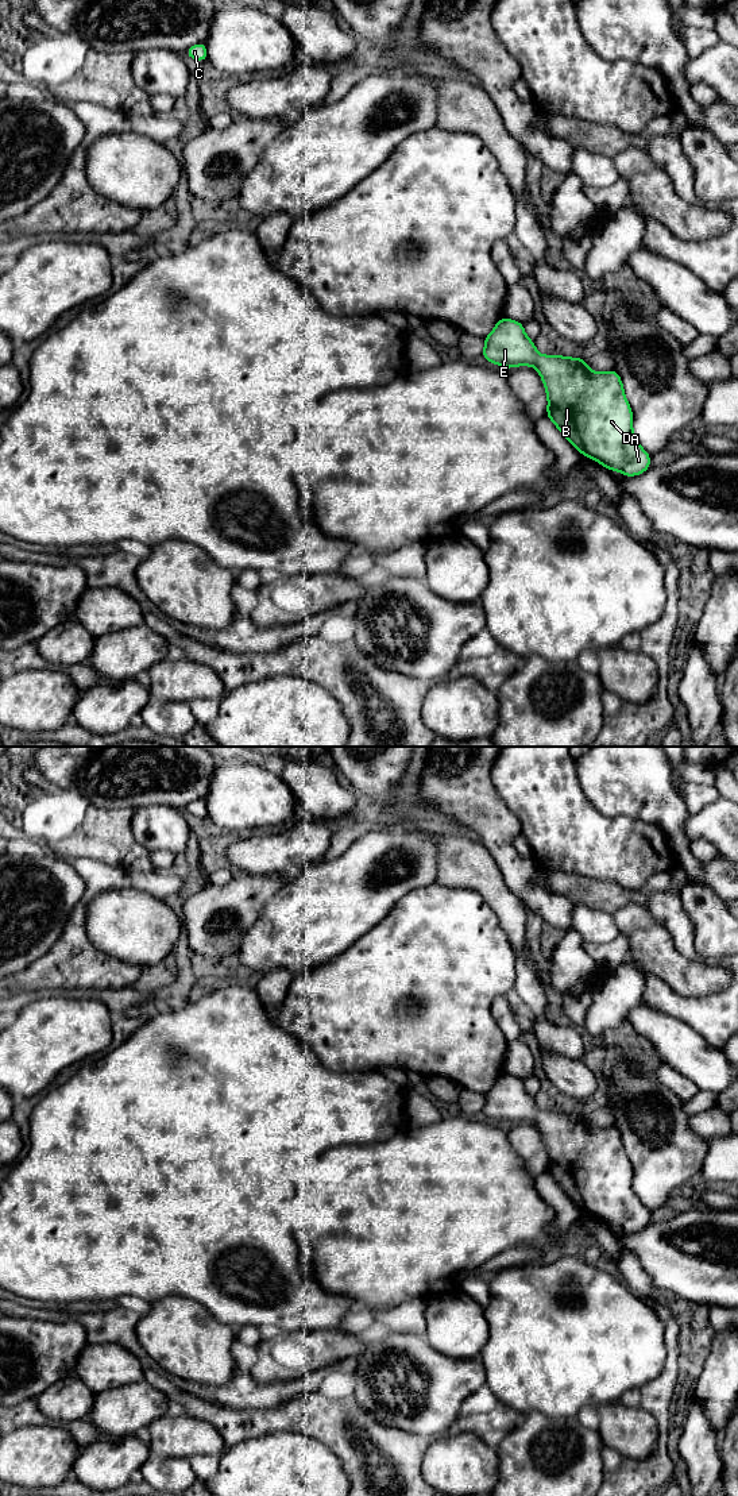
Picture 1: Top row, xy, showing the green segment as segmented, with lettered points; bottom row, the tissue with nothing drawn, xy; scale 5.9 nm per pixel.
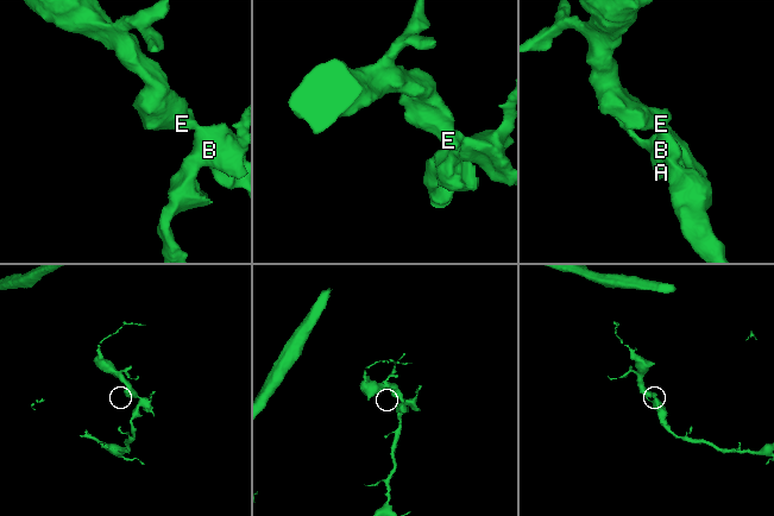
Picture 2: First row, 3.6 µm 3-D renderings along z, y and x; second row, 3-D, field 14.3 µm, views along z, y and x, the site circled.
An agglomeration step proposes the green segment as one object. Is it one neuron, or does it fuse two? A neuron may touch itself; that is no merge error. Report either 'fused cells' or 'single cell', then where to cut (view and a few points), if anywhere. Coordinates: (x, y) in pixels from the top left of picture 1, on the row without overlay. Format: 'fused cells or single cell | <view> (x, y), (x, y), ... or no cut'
single cell | no cut

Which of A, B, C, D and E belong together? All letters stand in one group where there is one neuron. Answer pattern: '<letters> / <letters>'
A B C D E

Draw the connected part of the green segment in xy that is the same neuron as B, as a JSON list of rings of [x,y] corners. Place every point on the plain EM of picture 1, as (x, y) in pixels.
[[[507,1073],[484,1094],[482,1113],[503,1125],[534,1122],[548,1152],[546,1172],[583,1212],[625,1233],[650,1223],[650,1211],[633,1190],[633,1167],[615,1126],[594,1129],[577,1113],[540,1111],[523,1080]]]

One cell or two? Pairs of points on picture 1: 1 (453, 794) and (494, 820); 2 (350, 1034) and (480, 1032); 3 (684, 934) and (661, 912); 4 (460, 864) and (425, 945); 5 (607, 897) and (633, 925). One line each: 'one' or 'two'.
1: one
2: one
3: one
4: two
5: two

